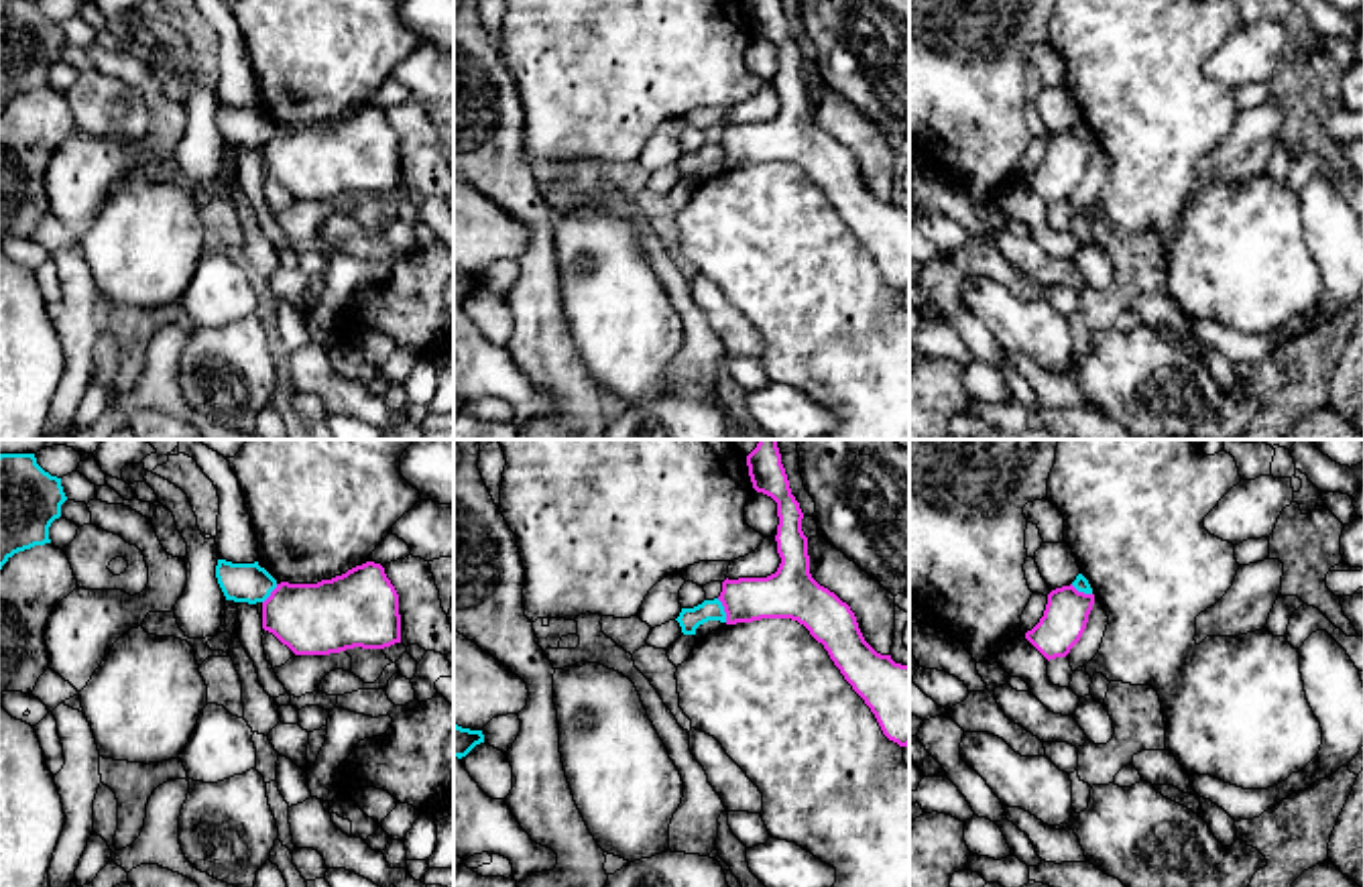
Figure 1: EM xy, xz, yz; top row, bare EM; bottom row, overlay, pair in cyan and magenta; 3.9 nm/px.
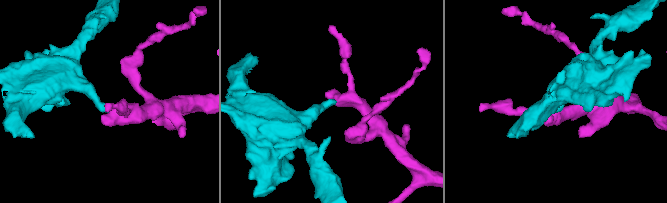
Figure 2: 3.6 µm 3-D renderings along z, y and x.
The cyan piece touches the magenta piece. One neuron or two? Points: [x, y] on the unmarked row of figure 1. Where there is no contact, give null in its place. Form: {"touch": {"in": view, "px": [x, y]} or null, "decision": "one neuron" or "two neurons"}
{"touch": {"in": "xz", "px": [723, 155]}, "decision": "two neurons"}

